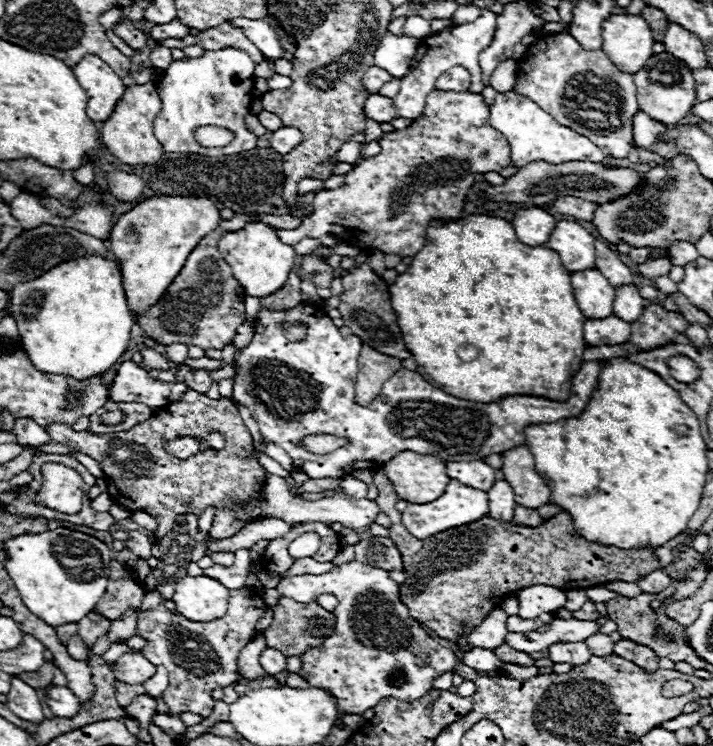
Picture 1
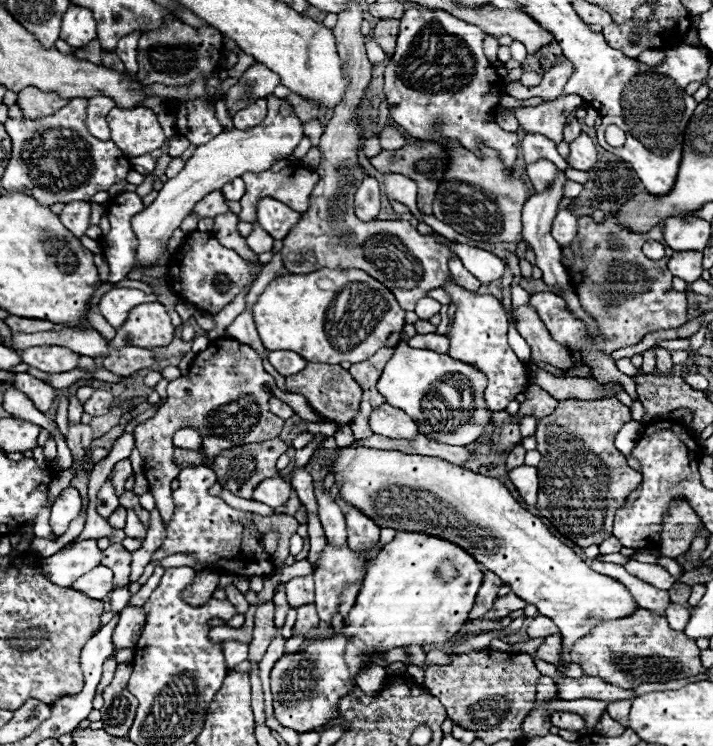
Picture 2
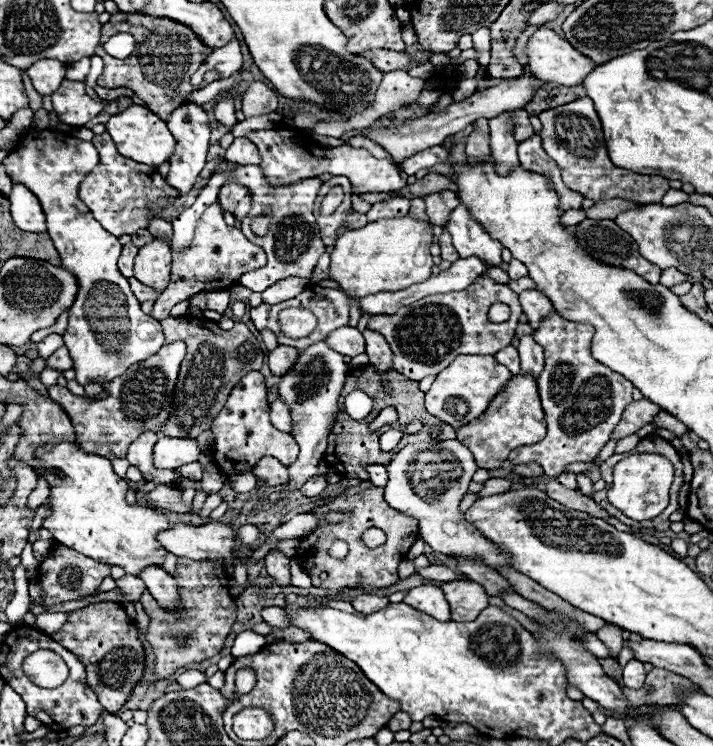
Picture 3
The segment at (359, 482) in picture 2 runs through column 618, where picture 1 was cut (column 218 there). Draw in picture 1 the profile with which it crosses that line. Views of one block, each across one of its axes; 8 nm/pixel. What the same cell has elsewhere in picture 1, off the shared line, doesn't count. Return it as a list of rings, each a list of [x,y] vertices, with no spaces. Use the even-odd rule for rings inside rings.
[[[186,576],[176,584],[176,612],[194,622],[222,618],[228,608],[228,590],[208,576]]]

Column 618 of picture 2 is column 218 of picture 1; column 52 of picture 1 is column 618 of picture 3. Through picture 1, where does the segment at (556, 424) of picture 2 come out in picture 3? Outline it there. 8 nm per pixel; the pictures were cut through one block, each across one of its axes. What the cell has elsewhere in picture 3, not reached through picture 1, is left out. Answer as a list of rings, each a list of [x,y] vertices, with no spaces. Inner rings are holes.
[[[646,398],[638,402],[630,402],[622,414],[620,424],[612,432],[612,440],[622,440],[630,434],[636,434],[642,426],[650,424],[658,412],[660,412],[660,406],[656,406],[654,402],[648,402]]]

